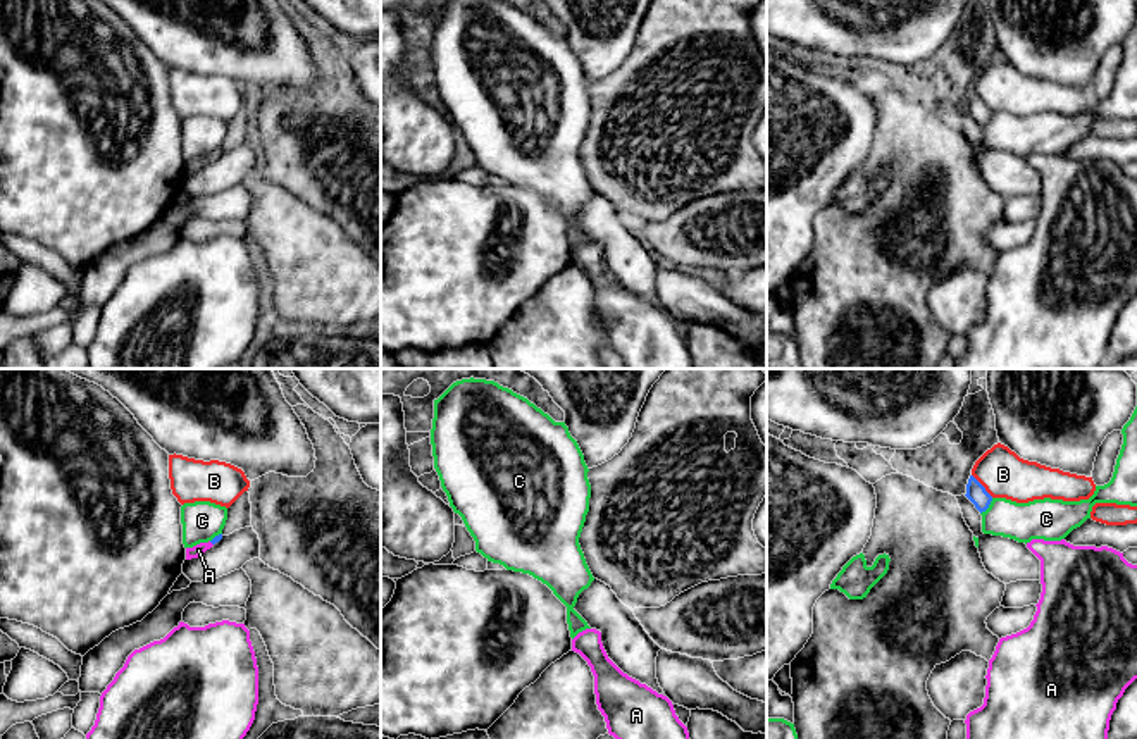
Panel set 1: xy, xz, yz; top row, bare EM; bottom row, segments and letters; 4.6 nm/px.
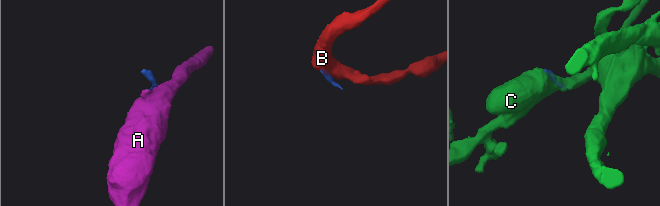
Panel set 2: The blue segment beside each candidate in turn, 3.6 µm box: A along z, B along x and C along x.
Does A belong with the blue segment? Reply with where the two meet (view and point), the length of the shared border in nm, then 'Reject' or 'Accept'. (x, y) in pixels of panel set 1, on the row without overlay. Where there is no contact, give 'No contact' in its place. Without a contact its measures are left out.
No contact. Accept

